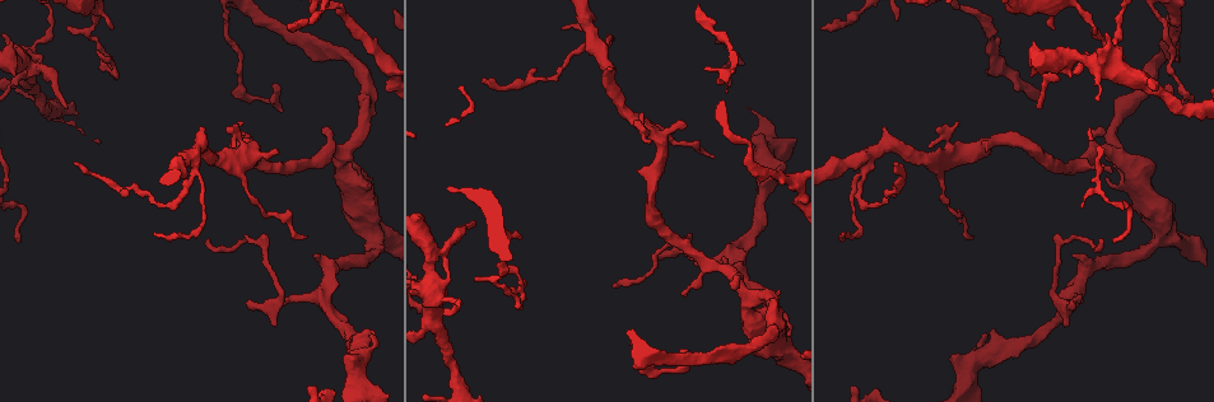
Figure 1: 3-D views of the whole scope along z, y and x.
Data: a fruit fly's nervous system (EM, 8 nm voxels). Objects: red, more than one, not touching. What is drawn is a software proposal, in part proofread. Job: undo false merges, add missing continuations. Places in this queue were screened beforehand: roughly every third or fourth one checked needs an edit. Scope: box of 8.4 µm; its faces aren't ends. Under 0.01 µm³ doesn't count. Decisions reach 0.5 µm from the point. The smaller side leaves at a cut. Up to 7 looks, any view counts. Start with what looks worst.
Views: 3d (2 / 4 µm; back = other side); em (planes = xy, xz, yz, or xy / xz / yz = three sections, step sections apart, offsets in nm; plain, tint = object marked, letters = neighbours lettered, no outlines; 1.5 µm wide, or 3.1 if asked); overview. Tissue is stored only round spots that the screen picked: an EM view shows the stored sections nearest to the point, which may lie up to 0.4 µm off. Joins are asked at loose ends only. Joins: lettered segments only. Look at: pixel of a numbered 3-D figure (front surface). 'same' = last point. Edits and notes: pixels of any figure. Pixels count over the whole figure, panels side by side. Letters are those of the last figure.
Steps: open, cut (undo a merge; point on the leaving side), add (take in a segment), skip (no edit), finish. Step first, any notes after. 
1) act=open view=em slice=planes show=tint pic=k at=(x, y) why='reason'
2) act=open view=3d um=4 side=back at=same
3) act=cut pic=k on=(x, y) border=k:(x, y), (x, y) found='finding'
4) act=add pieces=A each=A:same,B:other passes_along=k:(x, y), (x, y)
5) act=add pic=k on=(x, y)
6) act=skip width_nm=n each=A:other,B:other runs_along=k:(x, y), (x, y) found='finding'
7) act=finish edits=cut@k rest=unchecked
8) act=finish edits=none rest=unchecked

act=open view=em slice=xz step=8 show=tint pic=1 at=(68, 107) why='branch stops here'

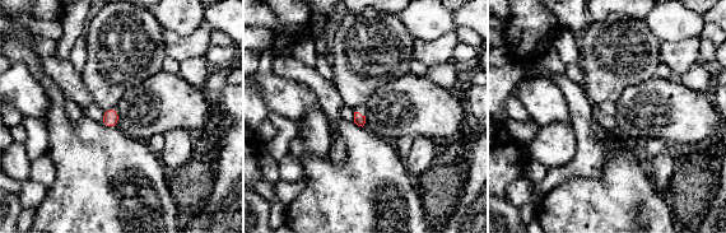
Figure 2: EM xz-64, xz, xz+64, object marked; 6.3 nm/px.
act=open view=em slice=xz step=8 show=letters at=same

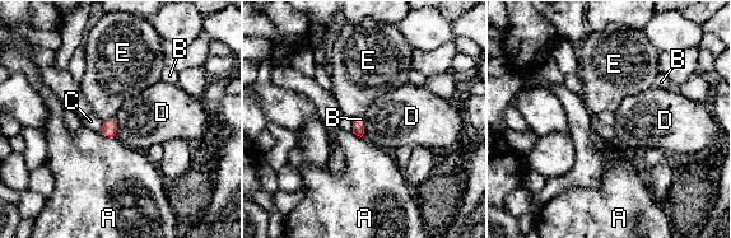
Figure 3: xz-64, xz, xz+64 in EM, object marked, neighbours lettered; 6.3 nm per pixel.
act=add pieces=B each=A:other,B:same,C:other,D:other,E:other passes_along=3:(358, 130), (357, 122), (361, 118) found='the neuron continues'

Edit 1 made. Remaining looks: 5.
act=open view=em slice=xz step=4 show=letters pic=1 at=(1186, 99) why='abrupt turn'

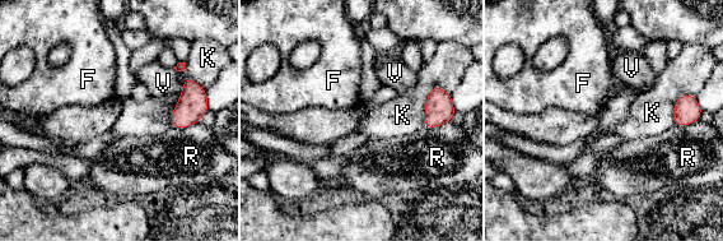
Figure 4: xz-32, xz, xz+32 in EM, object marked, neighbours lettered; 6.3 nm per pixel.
act=open view=em slice=planes show=letters at=same

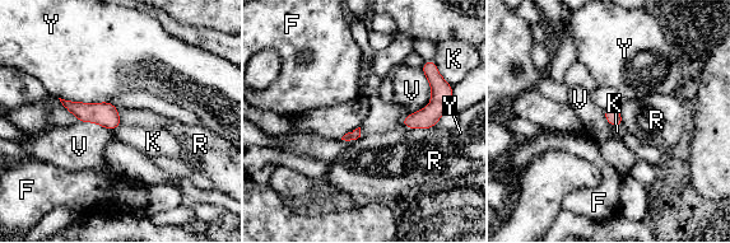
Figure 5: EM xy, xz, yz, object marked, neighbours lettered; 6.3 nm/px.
act=skip each=F:other,K:other,R:other,V:other,Y:other border=5:(421, 69), (431, 103), (412, 113) found='all the same neuron'

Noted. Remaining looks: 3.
act=open view=em slice=planes show=letters pic=1 at=(617, 284) why='thin end'

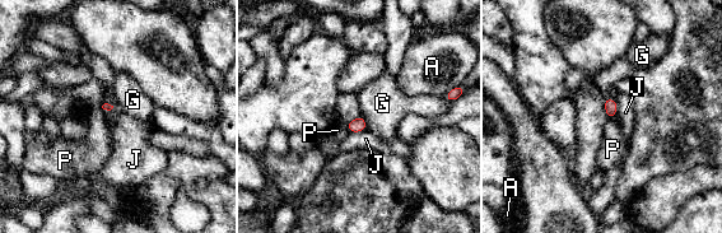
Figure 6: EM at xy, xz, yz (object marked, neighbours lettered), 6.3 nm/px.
act=skip each=A:other,G:other,J:other,P:other border=6:(362, 115), (367, 129) found='no lettered segment goes on from it'

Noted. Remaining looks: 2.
act=finish edits=add@3 rest=unchecked

